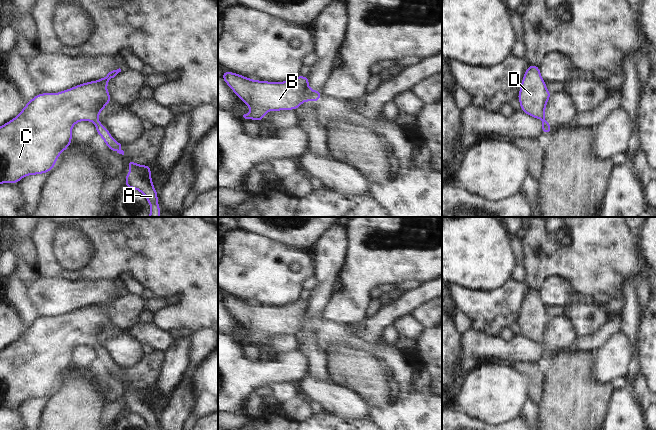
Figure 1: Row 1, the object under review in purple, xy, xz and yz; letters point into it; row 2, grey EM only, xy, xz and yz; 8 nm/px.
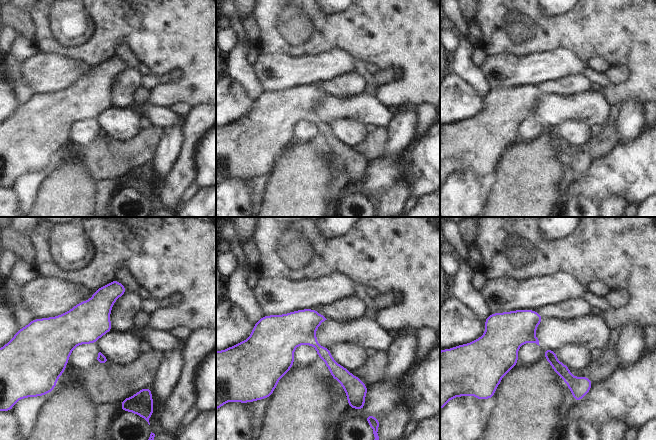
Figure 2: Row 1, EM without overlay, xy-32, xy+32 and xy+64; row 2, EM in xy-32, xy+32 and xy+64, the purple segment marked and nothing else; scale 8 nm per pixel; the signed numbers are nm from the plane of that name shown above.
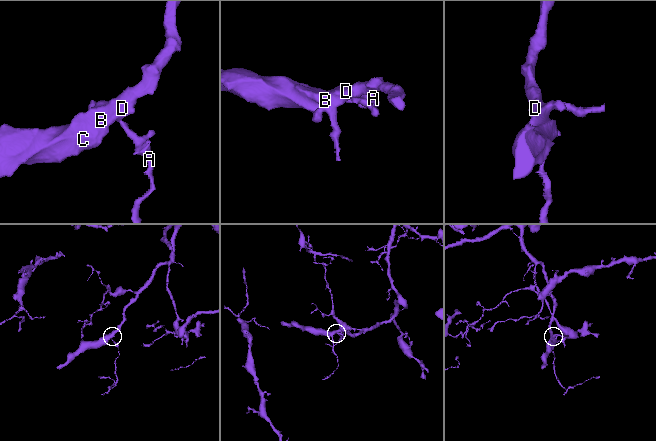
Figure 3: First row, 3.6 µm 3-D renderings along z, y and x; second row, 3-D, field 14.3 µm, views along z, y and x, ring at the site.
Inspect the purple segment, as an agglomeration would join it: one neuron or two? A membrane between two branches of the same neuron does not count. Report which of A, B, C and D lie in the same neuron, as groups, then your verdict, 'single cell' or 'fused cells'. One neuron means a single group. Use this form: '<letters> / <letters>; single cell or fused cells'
A B C D; single cell

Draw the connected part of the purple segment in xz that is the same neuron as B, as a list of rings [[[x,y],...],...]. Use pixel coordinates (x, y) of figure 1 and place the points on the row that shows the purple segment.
[[[222,71],[223,81],[251,108],[245,119],[262,121],[268,111],[296,110],[305,101],[317,103],[320,90],[309,88],[309,77],[298,75],[289,81],[253,80],[240,74]]]

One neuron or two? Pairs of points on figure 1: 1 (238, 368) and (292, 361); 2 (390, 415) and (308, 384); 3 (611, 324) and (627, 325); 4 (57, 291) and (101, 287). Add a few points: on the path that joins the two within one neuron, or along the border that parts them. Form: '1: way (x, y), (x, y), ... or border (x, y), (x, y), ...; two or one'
1: way (251, 370), (279, 370); one
2: border (367, 406), (371, 418); two
3: border (620, 312), (622, 315), (621, 330); two
4: way (68, 291), (90, 291); one

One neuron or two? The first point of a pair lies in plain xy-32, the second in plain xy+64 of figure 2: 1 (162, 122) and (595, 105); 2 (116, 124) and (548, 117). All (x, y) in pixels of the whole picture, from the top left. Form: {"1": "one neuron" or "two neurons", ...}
{"1": "one neuron", "2": "two neurons"}

